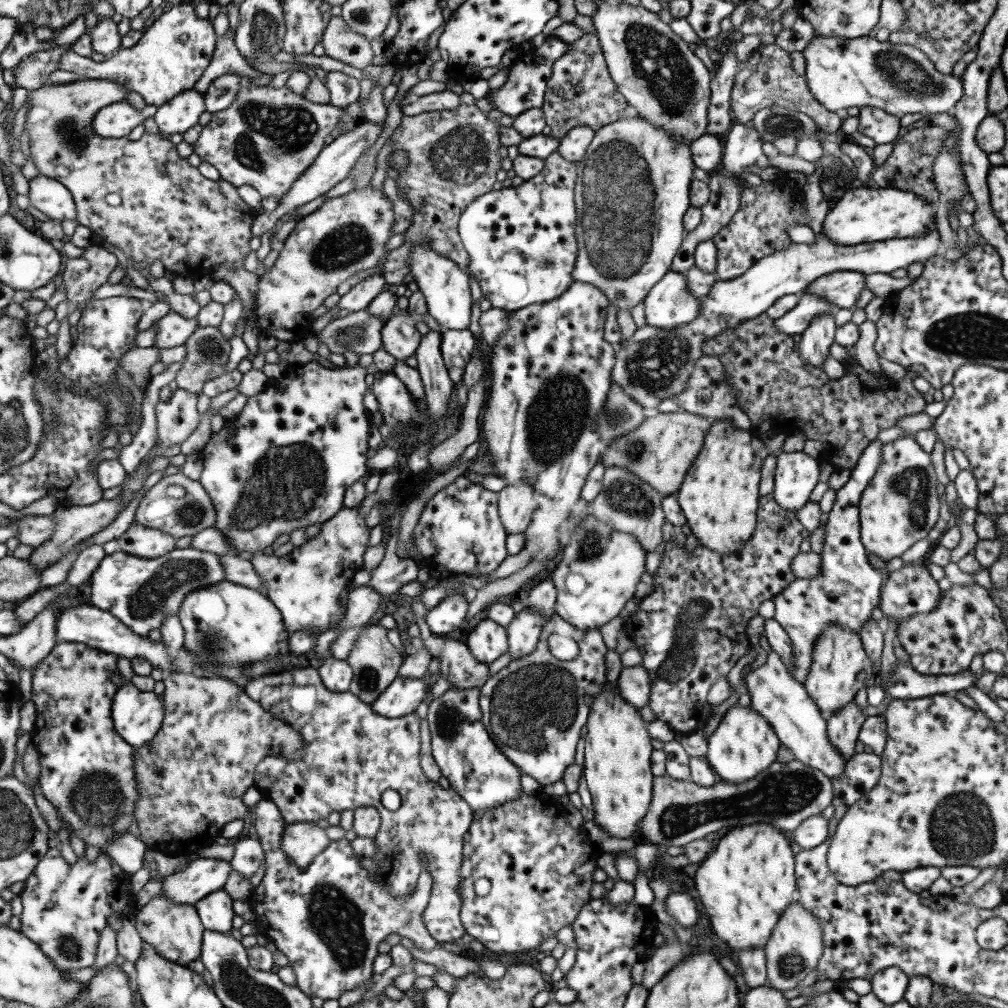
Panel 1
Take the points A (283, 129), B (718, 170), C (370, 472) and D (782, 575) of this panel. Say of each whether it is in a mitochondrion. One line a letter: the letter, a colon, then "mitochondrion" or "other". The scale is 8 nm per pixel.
A: mitochondrion
B: other
C: other
D: other

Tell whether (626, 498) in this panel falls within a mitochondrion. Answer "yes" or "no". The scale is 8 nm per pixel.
yes

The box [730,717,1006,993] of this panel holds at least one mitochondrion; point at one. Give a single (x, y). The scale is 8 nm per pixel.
(962, 829)

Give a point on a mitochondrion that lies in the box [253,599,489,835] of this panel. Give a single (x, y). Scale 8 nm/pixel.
(448, 721)

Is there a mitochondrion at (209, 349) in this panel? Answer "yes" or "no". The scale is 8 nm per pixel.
yes

